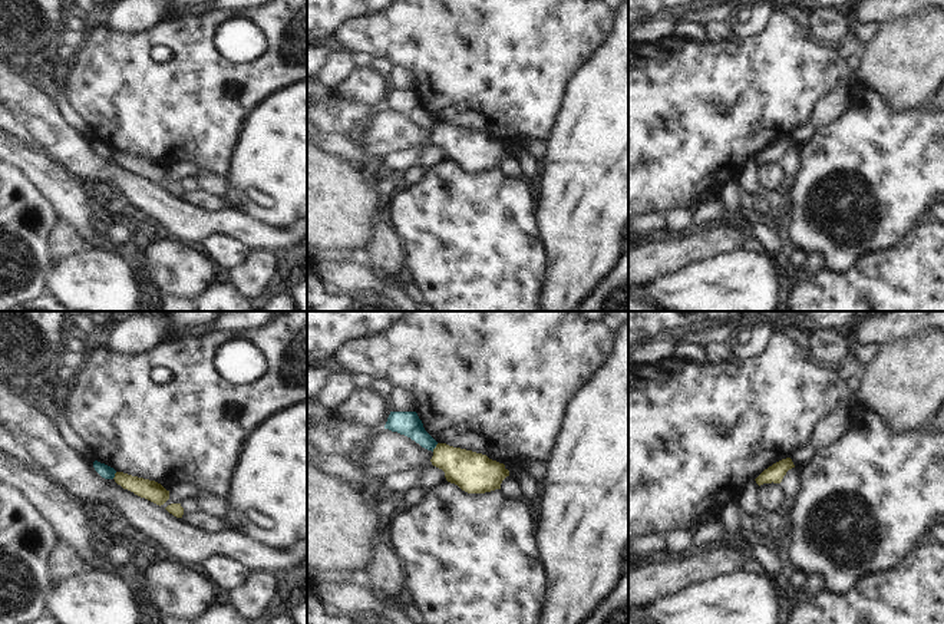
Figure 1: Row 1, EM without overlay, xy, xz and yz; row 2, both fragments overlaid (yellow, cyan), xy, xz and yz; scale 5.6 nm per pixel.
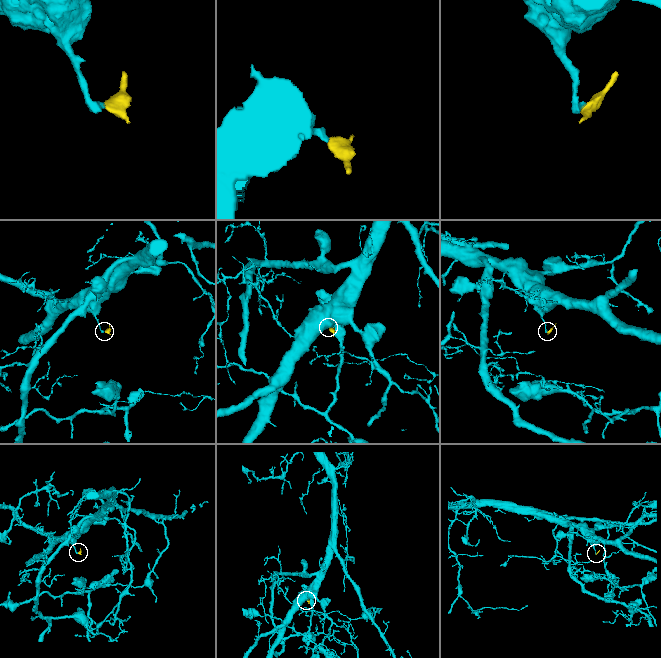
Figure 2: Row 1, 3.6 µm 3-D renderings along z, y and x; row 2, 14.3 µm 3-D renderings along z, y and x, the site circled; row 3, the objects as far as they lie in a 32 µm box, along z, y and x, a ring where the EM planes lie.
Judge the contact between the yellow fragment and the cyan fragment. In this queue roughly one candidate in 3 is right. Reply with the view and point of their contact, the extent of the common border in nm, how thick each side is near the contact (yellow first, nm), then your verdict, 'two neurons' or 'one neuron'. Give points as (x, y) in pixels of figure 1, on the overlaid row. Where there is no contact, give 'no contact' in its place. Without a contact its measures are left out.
xz (435, 448) | 60 nm | 220/140 nm | two neurons

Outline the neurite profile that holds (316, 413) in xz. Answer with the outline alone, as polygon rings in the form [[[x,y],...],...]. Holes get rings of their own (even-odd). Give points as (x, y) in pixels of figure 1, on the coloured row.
[[[316,400],[307,402],[307,426],[337,417],[336,409],[320,406]]]

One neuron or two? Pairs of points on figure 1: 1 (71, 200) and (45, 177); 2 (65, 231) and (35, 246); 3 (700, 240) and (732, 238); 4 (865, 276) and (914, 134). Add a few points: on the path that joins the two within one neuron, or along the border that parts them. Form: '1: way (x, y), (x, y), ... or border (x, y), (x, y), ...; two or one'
1: way (65, 194), (50, 180); one
2: border (60, 221), (52, 233), (53, 263); two
3: way (708, 240), (725, 238); one
4: border (904, 230), (888, 244), (862, 250), (847, 267); two

